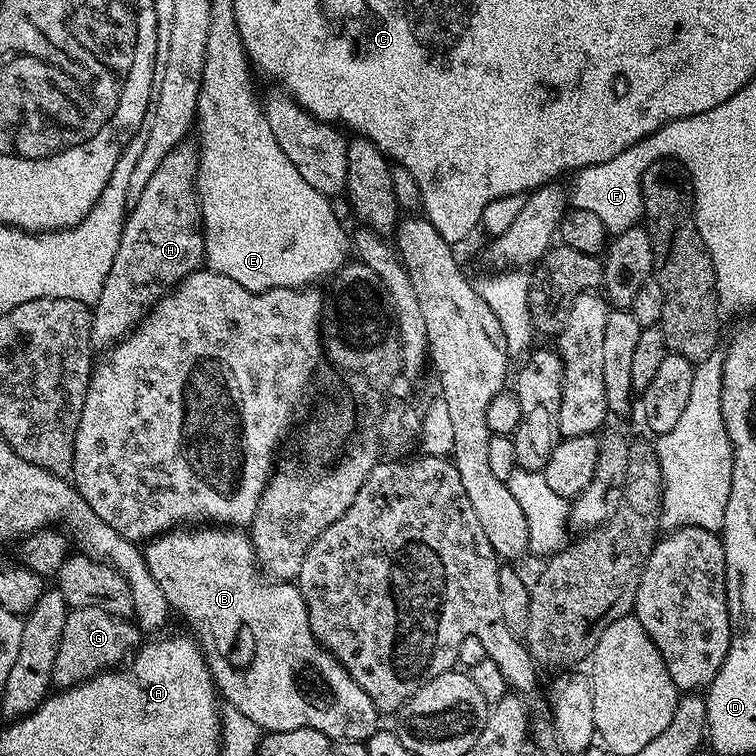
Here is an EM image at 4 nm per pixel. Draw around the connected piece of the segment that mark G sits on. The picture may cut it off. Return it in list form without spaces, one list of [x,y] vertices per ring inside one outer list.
[[[94,606],[71,609],[66,627],[62,630],[58,654],[54,658],[52,683],[60,690],[73,688],[75,684],[83,684],[101,672],[115,669],[135,653],[141,640],[141,629],[131,619],[115,616]]]

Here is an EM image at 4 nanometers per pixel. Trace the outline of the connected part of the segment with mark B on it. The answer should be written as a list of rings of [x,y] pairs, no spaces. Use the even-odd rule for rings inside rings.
[[[181,526],[172,529],[171,532],[163,532],[154,540],[147,541],[143,554],[146,566],[150,566],[150,574],[154,574],[154,580],[158,582],[158,586],[162,586],[162,592],[166,594],[169,609],[176,611],[177,608],[184,615],[189,626],[192,627],[190,629],[191,635],[200,645],[204,659],[208,661],[208,669],[212,674],[212,680],[216,683],[217,693],[223,699],[224,696],[228,699],[226,701],[227,707],[238,710],[238,714],[246,714],[246,718],[250,718],[250,722],[257,724],[265,733],[313,728],[326,734],[328,739],[333,742],[346,740],[367,742],[376,733],[378,713],[370,694],[366,694],[366,690],[362,690],[362,686],[358,686],[358,682],[354,682],[352,675],[336,661],[336,657],[324,649],[312,636],[308,607],[302,598],[299,587],[292,582],[277,582],[265,575],[256,562],[256,551],[252,545],[252,537],[247,531],[231,526],[200,526],[197,528]]]

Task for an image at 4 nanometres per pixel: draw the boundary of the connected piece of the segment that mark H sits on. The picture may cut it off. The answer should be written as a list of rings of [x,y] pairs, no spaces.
[[[188,143],[176,144],[174,150],[162,158],[162,166],[158,166],[154,178],[146,182],[146,190],[135,197],[127,213],[109,276],[102,287],[101,297],[91,309],[93,349],[107,350],[123,340],[169,290],[205,263],[204,221],[200,218],[200,199],[196,197],[196,171],[200,165],[200,154],[195,143]]]

